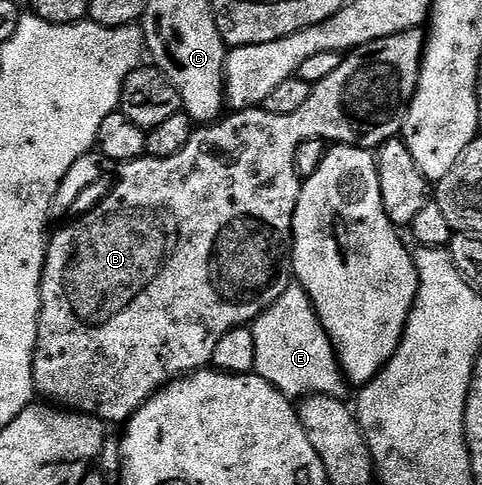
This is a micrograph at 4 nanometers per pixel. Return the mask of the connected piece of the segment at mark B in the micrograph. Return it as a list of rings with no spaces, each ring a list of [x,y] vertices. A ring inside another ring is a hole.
[[[421,31],[392,34],[392,38],[380,38],[376,42],[368,42],[364,46],[347,52],[342,57],[340,66],[324,78],[324,82],[313,85],[300,110],[292,114],[268,114],[265,108],[245,108],[243,112],[231,111],[225,118],[211,122],[205,126],[195,127],[192,138],[188,138],[188,146],[180,150],[180,154],[172,154],[168,158],[156,158],[145,155],[140,160],[127,164],[119,164],[113,169],[115,184],[106,188],[95,199],[93,206],[79,210],[65,217],[69,224],[78,222],[80,215],[84,218],[96,216],[106,218],[106,222],[98,222],[98,226],[64,226],[66,238],[58,238],[56,242],[46,245],[46,264],[42,267],[42,285],[40,286],[40,310],[38,311],[38,344],[34,348],[34,391],[39,397],[53,402],[66,410],[84,412],[88,416],[96,416],[103,422],[121,425],[129,421],[138,411],[143,400],[165,388],[171,380],[188,376],[192,372],[205,369],[211,363],[213,350],[224,335],[233,328],[253,325],[258,315],[280,294],[284,294],[287,286],[285,279],[278,280],[282,267],[287,267],[292,237],[294,234],[294,215],[298,199],[302,193],[303,181],[296,174],[296,150],[309,140],[324,140],[361,146],[367,150],[377,150],[384,142],[395,139],[401,133],[402,123],[406,117],[406,108],[418,85],[418,74],[422,69],[422,50],[424,36]]]

